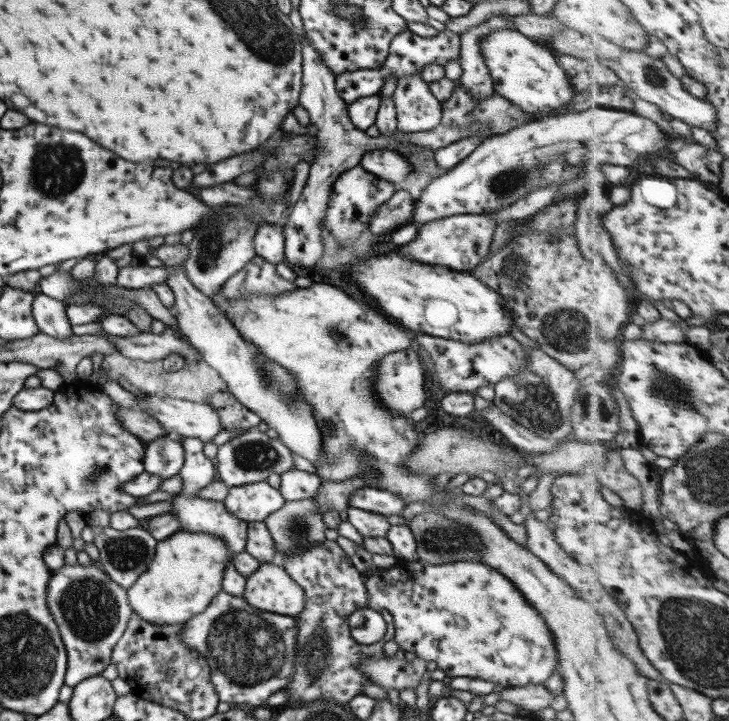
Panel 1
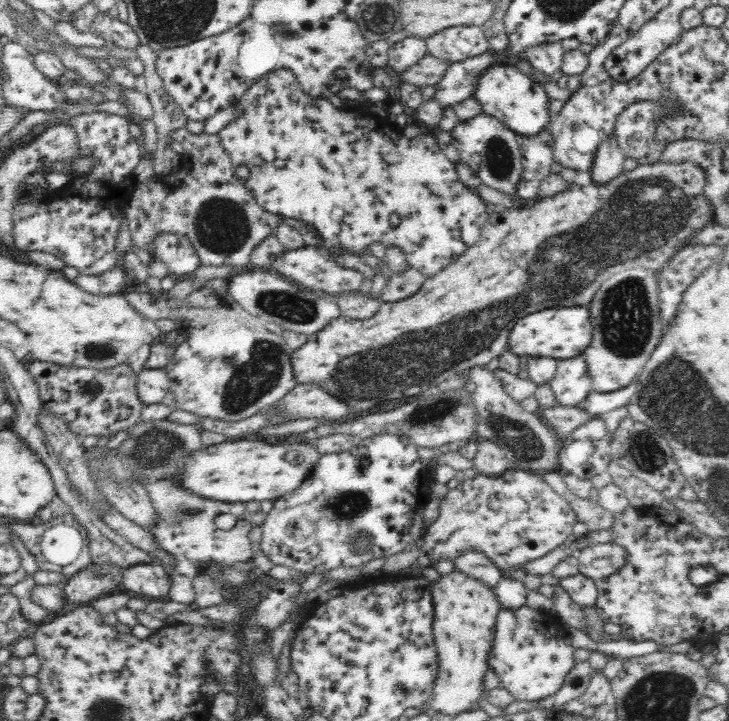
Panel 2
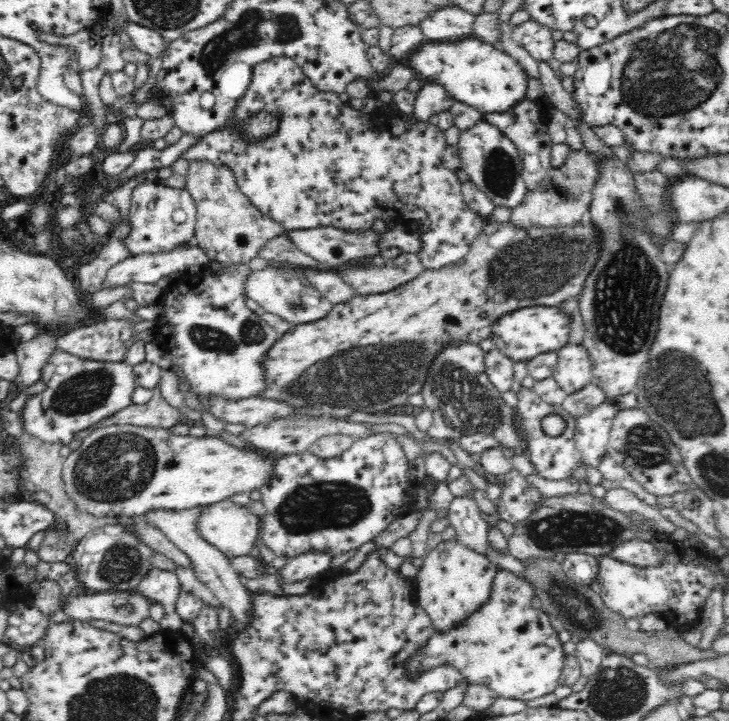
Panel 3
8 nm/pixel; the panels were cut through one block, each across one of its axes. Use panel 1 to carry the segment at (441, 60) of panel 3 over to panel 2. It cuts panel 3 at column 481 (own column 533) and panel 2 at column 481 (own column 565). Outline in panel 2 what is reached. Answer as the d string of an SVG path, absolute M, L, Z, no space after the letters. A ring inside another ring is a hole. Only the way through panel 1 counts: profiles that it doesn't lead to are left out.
M496 63L484 70L473 90L473 97L481 105L484 114L497 118L518 135L534 136L550 128L548 107L551 98L536 78L523 74L514 64Z

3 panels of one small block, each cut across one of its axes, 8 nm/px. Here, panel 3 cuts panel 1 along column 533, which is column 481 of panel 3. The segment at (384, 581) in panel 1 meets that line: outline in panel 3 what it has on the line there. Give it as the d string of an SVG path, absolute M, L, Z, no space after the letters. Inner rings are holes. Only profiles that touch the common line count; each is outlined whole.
M498 570L493 580L491 597L458 626L446 632L435 631L430 640L406 661L405 672L409 678L416 678L422 672L447 664L459 670L467 682L488 685L500 697L528 701L554 692L561 685L559 680L567 654L562 650L559 634L551 626L549 614L530 605L534 596L531 583L508 570Z

